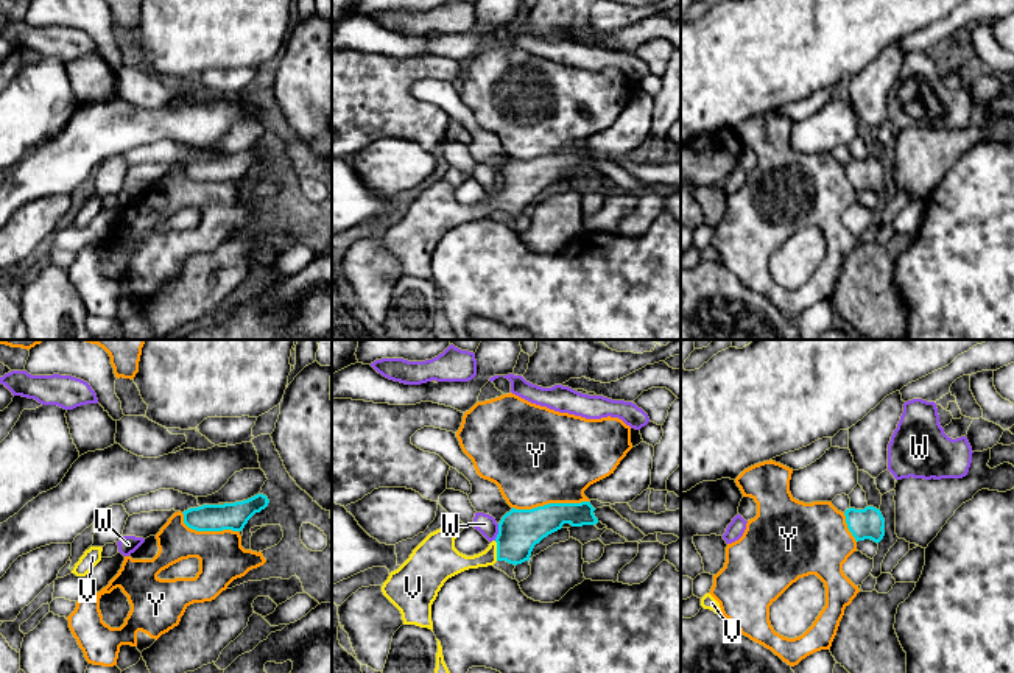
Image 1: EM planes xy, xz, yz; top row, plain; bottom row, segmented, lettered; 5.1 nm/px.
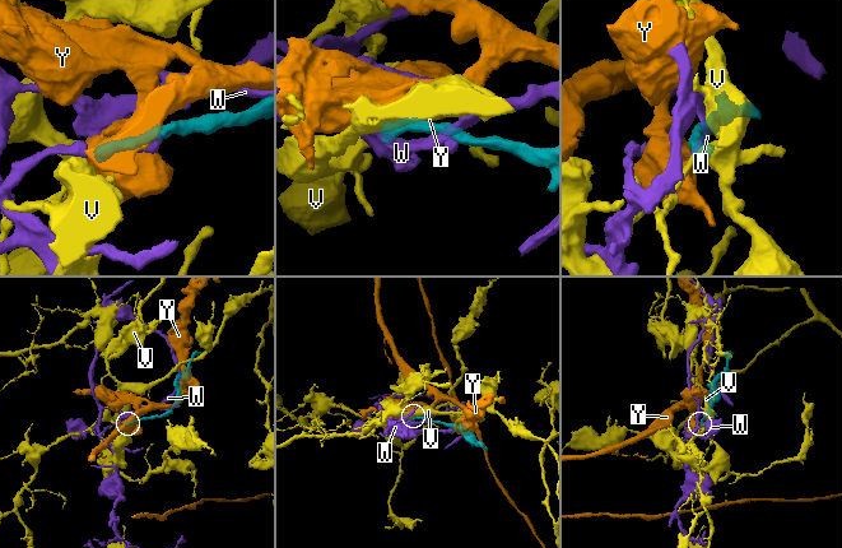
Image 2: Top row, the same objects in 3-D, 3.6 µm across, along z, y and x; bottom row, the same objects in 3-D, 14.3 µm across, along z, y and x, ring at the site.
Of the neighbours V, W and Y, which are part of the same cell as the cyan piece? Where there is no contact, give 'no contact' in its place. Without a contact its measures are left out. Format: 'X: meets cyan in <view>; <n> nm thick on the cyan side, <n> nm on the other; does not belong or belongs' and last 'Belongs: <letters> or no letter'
V: meets cyan in xz; 220 nm thick on the cyan side, 140 nm on the other; belongs
W: meets cyan in xz; 220 nm thick on the cyan side, 100 nm on the other; does not belong
Y: meets cyan in xz; 220 nm thick on the cyan side, 500 nm on the other; does not belong
Belongs: V

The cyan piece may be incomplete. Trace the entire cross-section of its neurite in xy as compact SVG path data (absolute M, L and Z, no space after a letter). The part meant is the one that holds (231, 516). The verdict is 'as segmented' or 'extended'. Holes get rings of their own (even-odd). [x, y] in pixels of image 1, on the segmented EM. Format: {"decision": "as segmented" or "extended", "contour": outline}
{"decision": "as segmented", "contour": "M257 494L248 500L224 503L224 505L202 505L184 511L184 523L196 531L241 531L248 520L268 506L269 500L263 494Z"}

